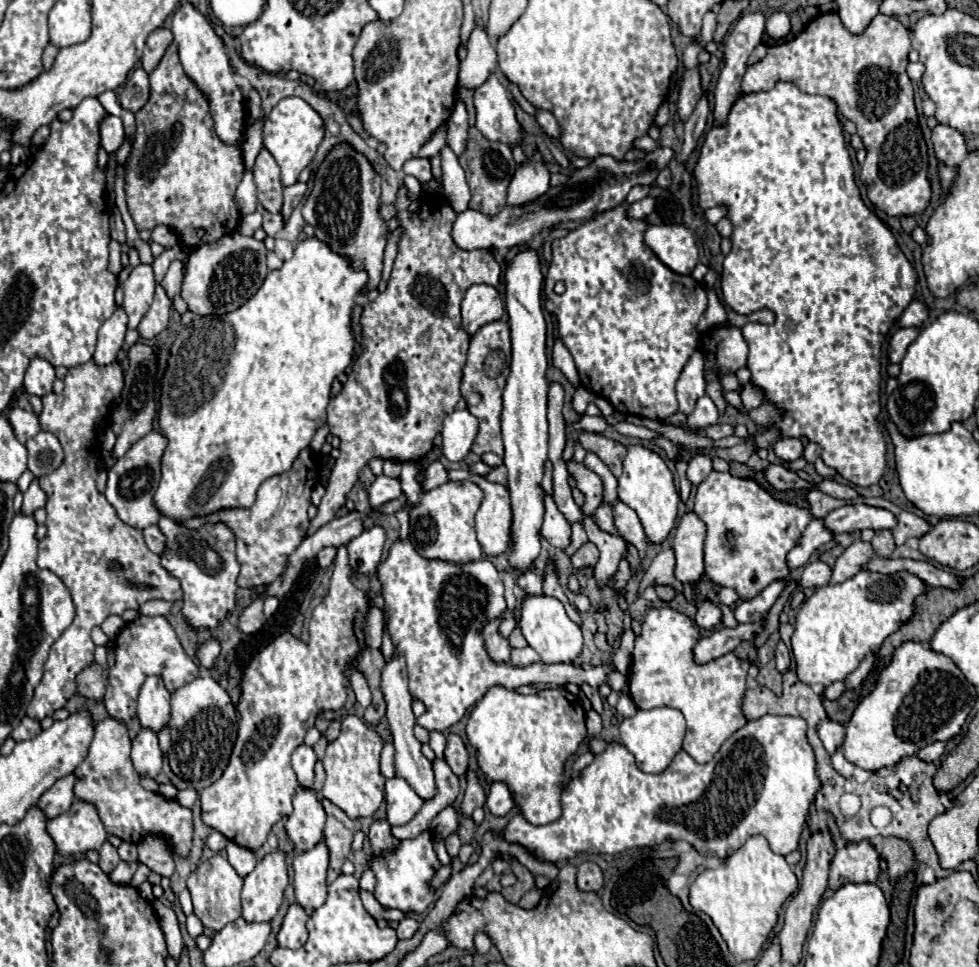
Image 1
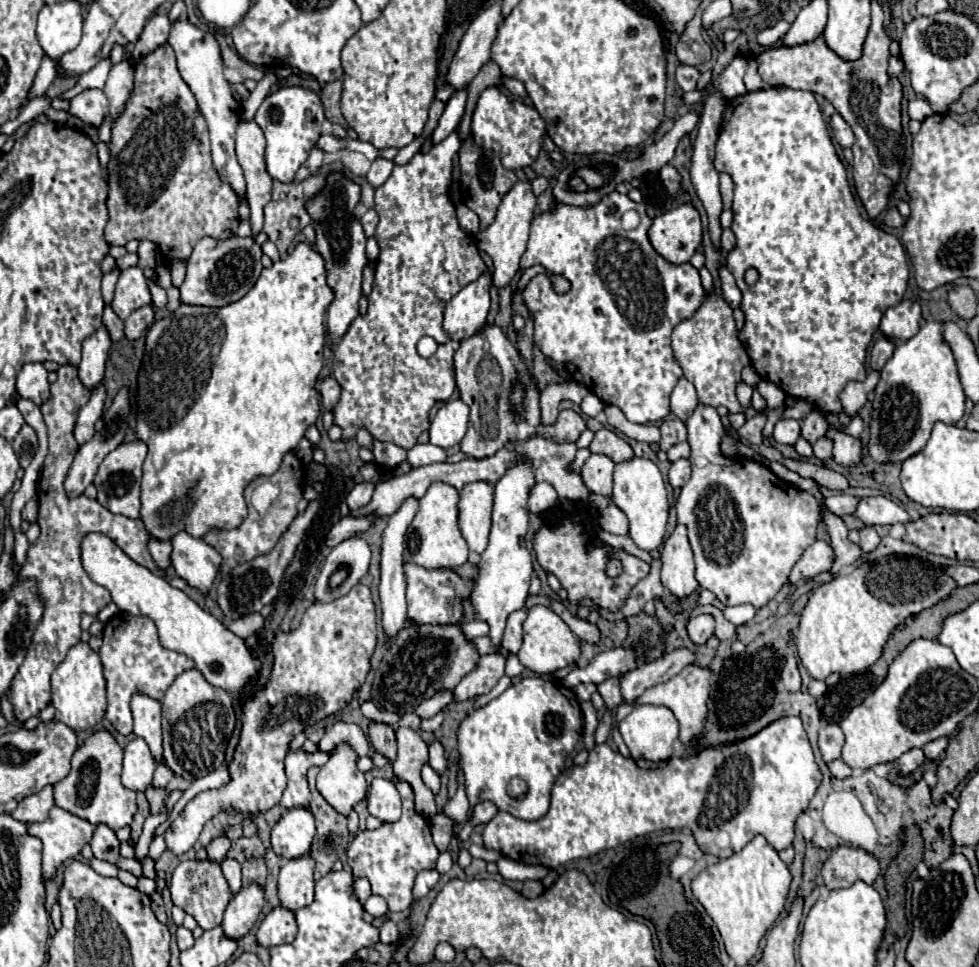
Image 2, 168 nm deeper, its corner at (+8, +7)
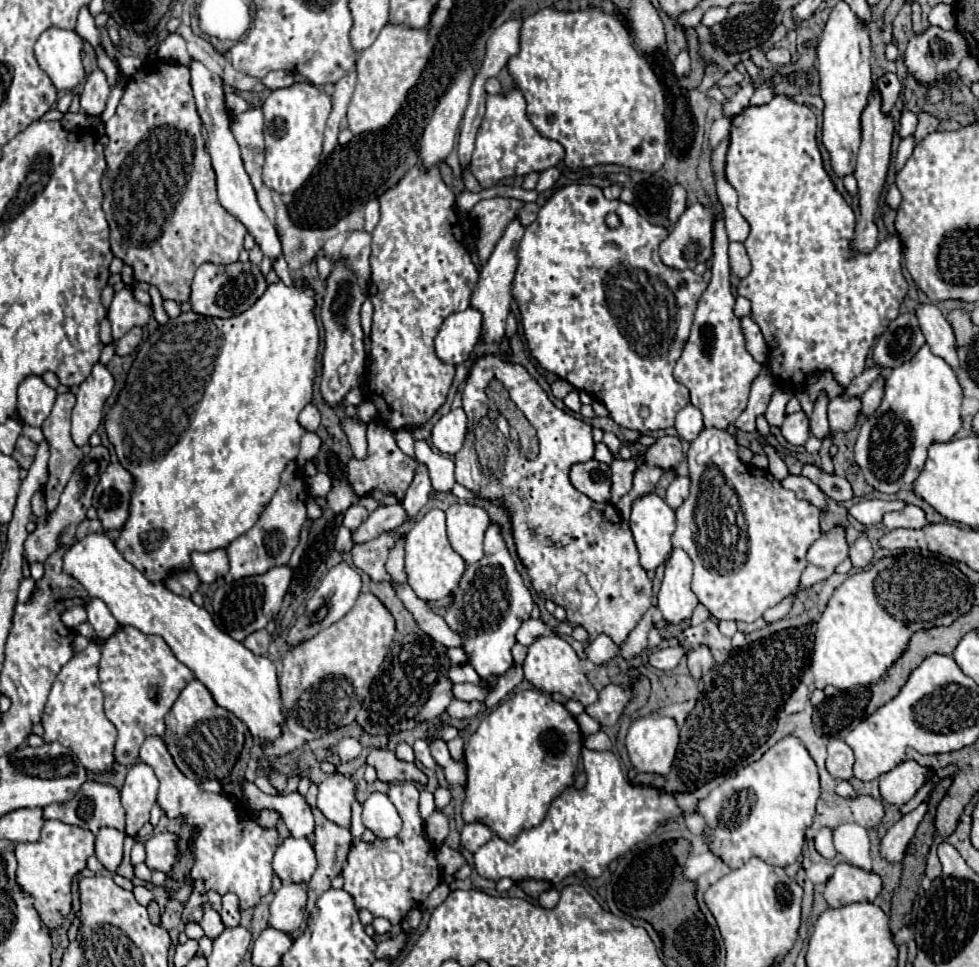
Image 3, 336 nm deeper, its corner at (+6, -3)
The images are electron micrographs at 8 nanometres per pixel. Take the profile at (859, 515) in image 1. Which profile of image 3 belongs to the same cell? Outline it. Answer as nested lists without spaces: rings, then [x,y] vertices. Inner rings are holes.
[[[904,506],[898,512],[888,512],[882,518],[884,526],[888,530],[896,530],[896,528],[914,528],[920,530],[926,526],[926,516],[918,506]]]

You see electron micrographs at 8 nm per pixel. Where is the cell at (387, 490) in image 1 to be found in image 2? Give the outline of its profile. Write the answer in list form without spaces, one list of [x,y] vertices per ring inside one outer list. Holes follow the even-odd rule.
[[[370,482],[356,484],[354,490],[352,490],[352,492],[348,494],[348,498],[346,498],[348,508],[354,512],[354,510],[358,510],[358,508],[368,506],[368,502],[370,502],[370,498],[372,498],[372,492],[374,492],[374,484],[370,484]]]

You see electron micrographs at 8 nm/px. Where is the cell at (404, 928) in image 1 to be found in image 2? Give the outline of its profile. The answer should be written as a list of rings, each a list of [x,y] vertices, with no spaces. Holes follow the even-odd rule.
[[[384,922],[384,926],[380,928],[380,942],[384,942],[384,944],[392,944],[392,942],[396,942],[398,940],[398,928],[396,928],[396,924],[394,922]]]

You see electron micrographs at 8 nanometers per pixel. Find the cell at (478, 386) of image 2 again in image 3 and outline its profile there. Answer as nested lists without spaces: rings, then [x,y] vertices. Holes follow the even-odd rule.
[[[486,354],[474,362],[470,376],[466,378],[462,402],[468,416],[468,436],[464,448],[454,460],[456,482],[484,498],[502,496],[502,500],[514,508],[512,526],[518,556],[540,596],[548,596],[562,606],[568,614],[568,622],[584,626],[590,640],[598,634],[608,634],[616,644],[622,644],[628,632],[650,608],[652,580],[638,562],[634,538],[630,536],[630,528],[626,520],[620,518],[618,510],[608,502],[592,502],[568,480],[568,470],[572,464],[586,462],[594,456],[592,428],[584,420],[558,410],[524,366],[510,362],[500,354]],[[494,380],[502,382],[510,400],[536,428],[540,440],[536,460],[520,456],[510,438],[506,418],[490,418],[488,386]],[[492,422],[506,438],[506,448],[502,448],[498,440],[490,440],[482,452],[476,452],[476,428]],[[502,456],[506,456],[504,466]],[[482,466],[494,472],[498,480],[494,480],[494,476],[486,476],[486,468]]]

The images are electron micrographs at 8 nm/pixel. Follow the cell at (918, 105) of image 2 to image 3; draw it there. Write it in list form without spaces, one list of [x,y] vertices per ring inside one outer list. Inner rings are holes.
[[[902,112],[902,116],[900,116],[900,136],[906,138],[906,136],[914,134],[916,124],[918,124],[918,116],[914,112]]]

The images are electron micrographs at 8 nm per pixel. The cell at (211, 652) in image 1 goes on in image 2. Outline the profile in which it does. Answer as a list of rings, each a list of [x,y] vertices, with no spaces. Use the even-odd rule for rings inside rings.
[[[100,532],[86,534],[80,542],[80,558],[82,568],[92,578],[92,582],[104,586],[110,592],[112,602],[122,612],[152,618],[158,628],[162,646],[192,658],[196,662],[196,670],[200,670],[202,676],[212,686],[222,688],[230,694],[240,694],[246,688],[246,684],[260,672],[262,668],[260,658],[248,650],[246,642],[240,636],[232,634],[218,618],[202,610],[182,590],[172,588],[166,578],[156,576],[148,568],[134,562],[106,534]]]

